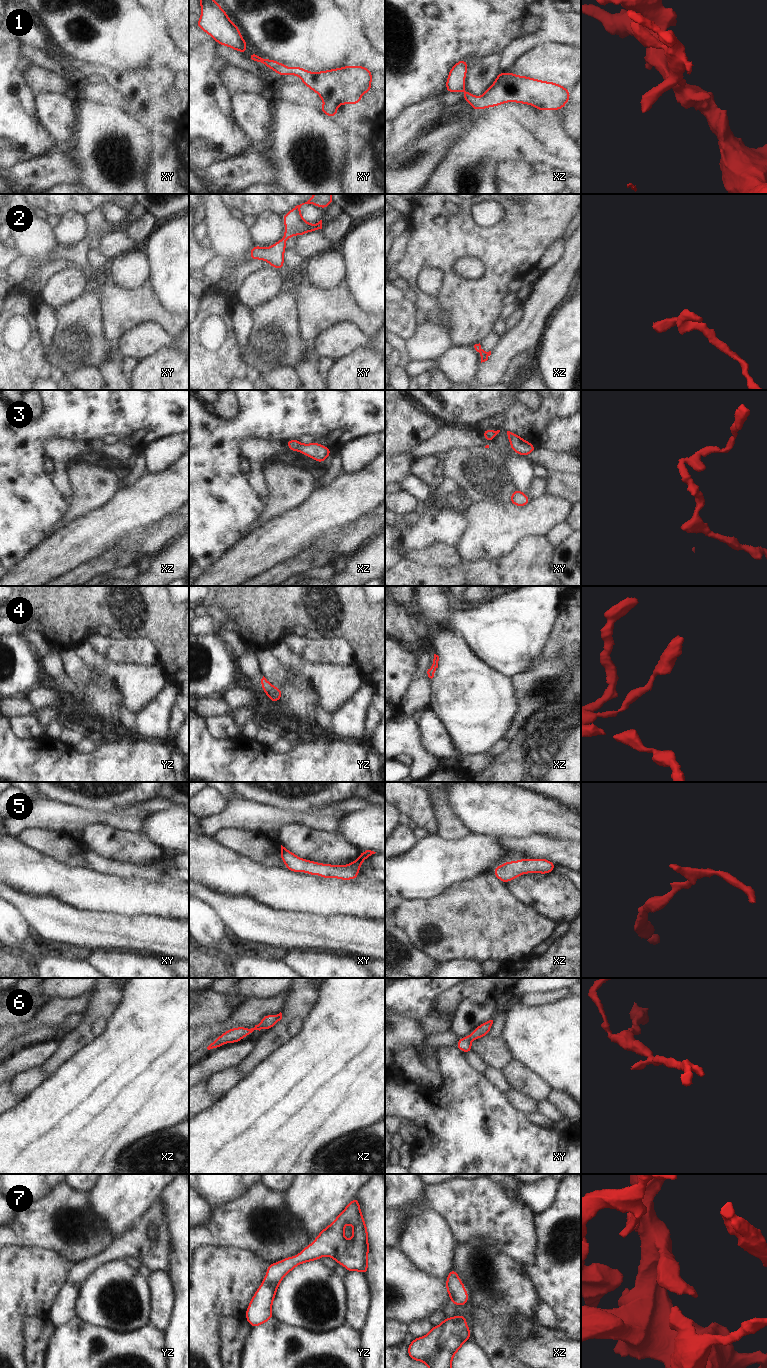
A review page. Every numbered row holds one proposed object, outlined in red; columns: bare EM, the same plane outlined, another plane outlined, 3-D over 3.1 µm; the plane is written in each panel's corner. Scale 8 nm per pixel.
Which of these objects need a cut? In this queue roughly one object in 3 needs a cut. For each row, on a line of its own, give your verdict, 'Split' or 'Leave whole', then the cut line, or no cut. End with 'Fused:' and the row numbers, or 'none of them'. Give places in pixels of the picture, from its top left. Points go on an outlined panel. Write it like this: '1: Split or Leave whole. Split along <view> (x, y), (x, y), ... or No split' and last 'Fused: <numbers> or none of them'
1: Leave whole. No split
2: Leave whole. No split
3: Leave whole. No split
4: Leave whole. No split
5: Leave whole. No split
6: Leave whole. No split
7: Leave whole. No split
Fused: none of them

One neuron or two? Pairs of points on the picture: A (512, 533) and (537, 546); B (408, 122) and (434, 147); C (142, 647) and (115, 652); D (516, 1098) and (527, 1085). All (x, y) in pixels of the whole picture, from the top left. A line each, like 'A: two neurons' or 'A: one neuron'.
A: two neurons
B: two neurons
C: one neuron
D: two neurons

